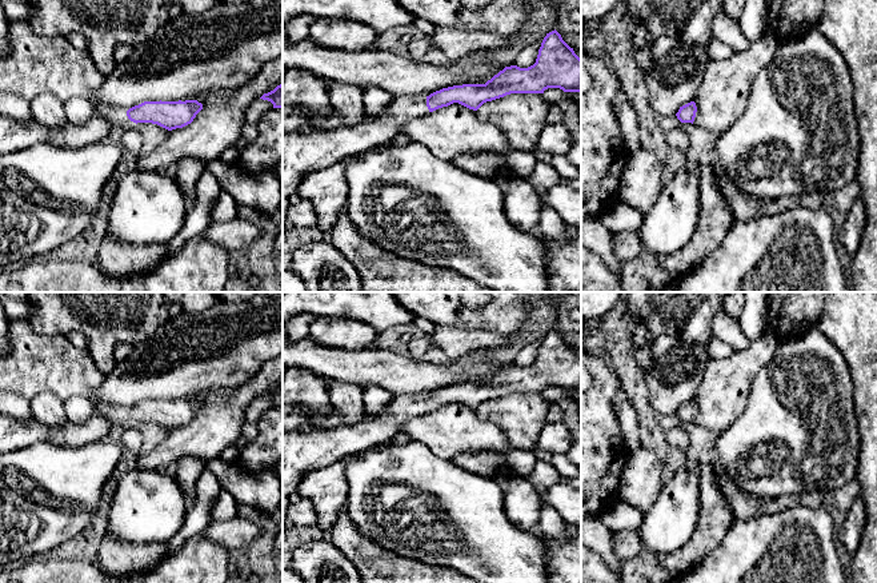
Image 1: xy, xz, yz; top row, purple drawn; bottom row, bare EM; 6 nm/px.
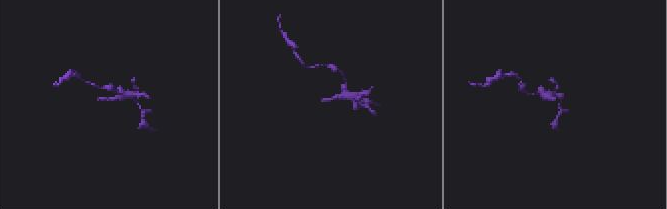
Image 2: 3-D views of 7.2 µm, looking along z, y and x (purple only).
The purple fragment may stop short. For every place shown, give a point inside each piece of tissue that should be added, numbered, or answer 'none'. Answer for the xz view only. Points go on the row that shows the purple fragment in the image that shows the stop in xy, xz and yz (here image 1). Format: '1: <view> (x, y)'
1: xz (312, 150)

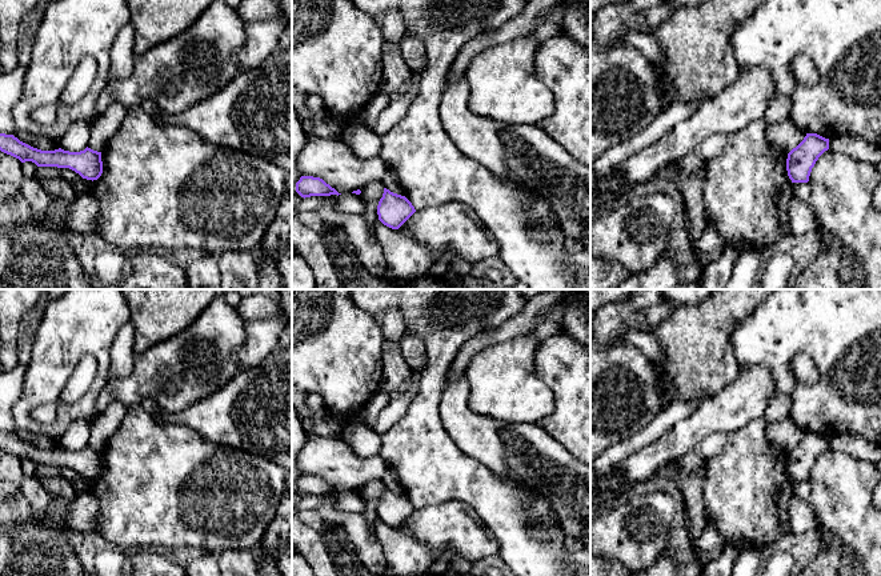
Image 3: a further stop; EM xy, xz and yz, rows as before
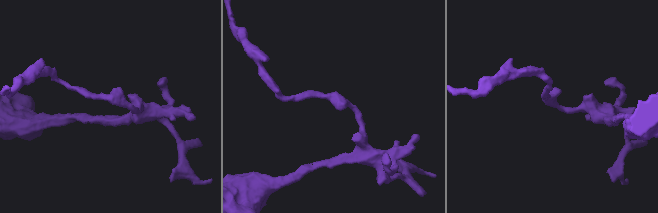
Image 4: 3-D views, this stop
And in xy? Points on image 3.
none

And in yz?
none

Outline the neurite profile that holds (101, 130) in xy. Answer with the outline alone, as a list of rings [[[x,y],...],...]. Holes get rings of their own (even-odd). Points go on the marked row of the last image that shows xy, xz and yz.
[[[117,101],[111,103],[105,111],[91,123],[88,148],[103,152],[108,141],[120,128],[125,115],[127,108],[123,104]]]

